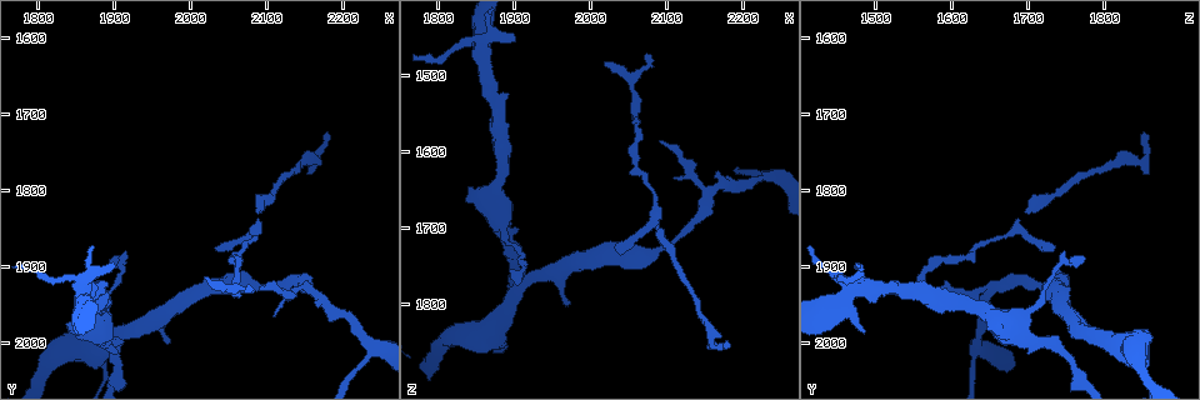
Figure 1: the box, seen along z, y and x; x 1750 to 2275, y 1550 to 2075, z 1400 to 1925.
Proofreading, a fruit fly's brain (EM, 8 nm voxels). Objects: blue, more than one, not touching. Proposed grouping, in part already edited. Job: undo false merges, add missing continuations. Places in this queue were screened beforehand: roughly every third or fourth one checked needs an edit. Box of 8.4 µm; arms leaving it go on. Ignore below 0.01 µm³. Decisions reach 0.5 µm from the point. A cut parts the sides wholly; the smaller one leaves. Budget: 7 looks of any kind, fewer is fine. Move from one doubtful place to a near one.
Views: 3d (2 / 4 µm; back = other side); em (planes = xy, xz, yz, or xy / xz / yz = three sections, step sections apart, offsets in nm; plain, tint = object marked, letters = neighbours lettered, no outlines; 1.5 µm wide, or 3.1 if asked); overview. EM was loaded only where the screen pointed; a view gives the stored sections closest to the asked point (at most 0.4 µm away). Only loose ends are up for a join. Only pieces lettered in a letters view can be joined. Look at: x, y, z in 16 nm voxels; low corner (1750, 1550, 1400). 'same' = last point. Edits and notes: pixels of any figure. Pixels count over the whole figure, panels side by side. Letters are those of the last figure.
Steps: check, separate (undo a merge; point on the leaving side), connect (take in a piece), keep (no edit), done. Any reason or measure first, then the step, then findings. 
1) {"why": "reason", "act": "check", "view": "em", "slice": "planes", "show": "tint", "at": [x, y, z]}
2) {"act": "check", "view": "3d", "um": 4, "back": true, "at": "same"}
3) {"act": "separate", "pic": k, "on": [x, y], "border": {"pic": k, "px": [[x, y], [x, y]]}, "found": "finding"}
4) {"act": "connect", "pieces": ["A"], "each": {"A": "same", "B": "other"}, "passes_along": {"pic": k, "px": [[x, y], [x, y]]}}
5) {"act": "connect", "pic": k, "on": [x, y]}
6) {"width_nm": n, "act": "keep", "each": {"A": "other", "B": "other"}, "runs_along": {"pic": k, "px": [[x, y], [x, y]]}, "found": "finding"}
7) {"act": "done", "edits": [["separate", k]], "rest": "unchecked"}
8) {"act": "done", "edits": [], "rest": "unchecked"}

{"why": "calibre changes", "act": "check", "view": "3d", "um": 2, "at": [2115, 1925, 1715]}

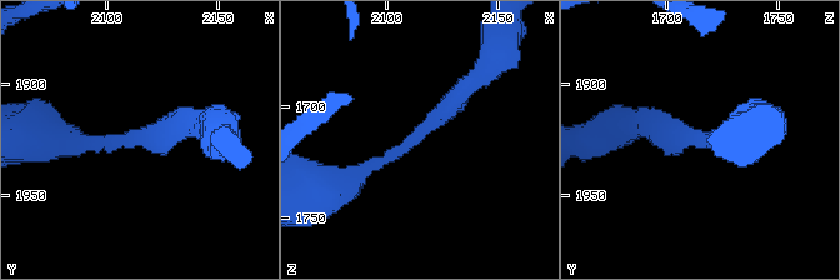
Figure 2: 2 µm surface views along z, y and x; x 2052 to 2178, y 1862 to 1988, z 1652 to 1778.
{"why": "shape alone is not enough", "act": "check", "view": "em", "slice": "planes", "show": "letters", "at": [2111, 1924, 1717]}

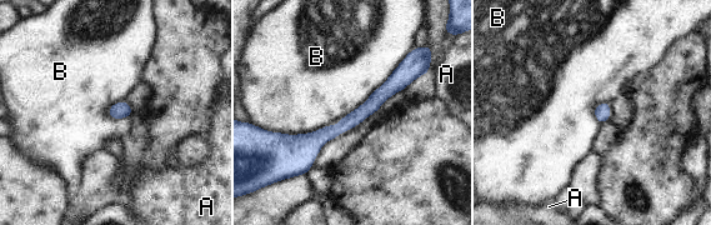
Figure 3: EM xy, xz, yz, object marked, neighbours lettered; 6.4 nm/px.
{"act": "keep", "each": {"A": "other", "B": "other"}, "border": {"pic": 3, "px": [[414, 48], [338, 124], [286, 135]]}, "found": "one neuron here"}

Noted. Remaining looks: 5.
{"why": "an open end", "act": "check", "view": "em", "slice": "xz", "step": 4, "show": "letters", "at": [2080, 1930, 1475]}

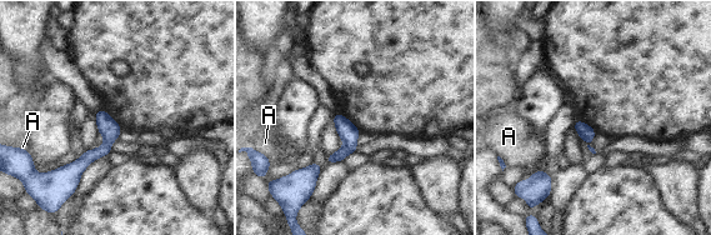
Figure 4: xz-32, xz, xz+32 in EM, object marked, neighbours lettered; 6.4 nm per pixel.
{"act": "keep", "each": {"A": "other"}, "border": {"pic": 4, "px": [[544, 169], [534, 173], [530, 178]]}, "found": "no lettered piece goes on from it"}

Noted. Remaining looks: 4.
{"why": "branch stops here", "act": "check", "view": "3d", "um": 4, "at": [1900, 1900, 1450]}

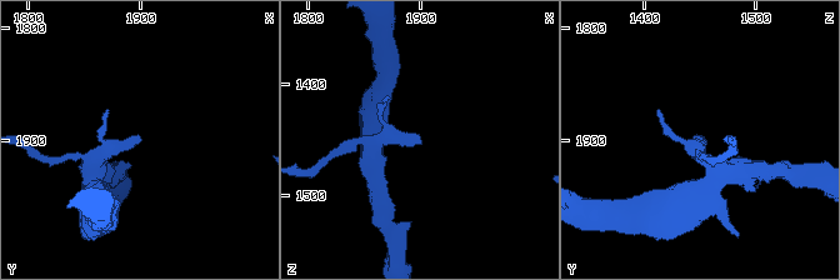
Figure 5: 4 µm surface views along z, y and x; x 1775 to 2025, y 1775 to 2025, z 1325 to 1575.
{"act": "check", "view": "em", "slice": "yz", "step": 4, "show": "tint", "at": [1896, 1900, 1454]}

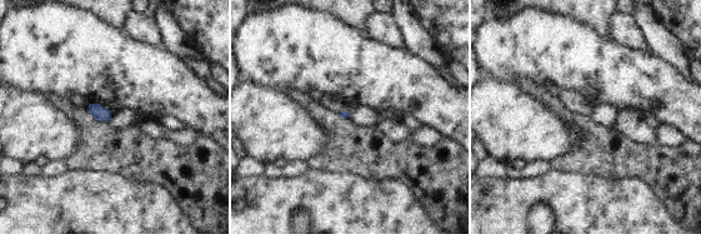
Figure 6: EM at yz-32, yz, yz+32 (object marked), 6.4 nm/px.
{"act": "check", "view": "em", "slice": "planes", "show": "letters", "at": "same"}

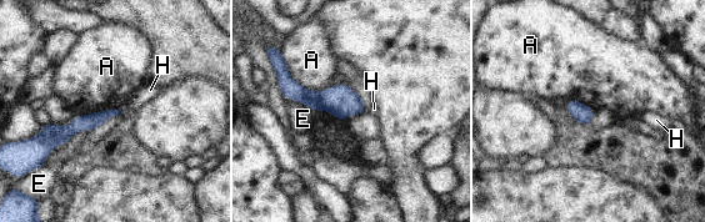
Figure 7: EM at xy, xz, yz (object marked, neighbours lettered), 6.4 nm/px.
{"longest_contact_nm": ["A", 380], "act": "keep", "each": {"A": "other", "E": "other", "H": "other"}, "found": "no lettered piece goes on from it"}

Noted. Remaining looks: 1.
{"act": "done", "edits": [], "rest": "unchecked"}

